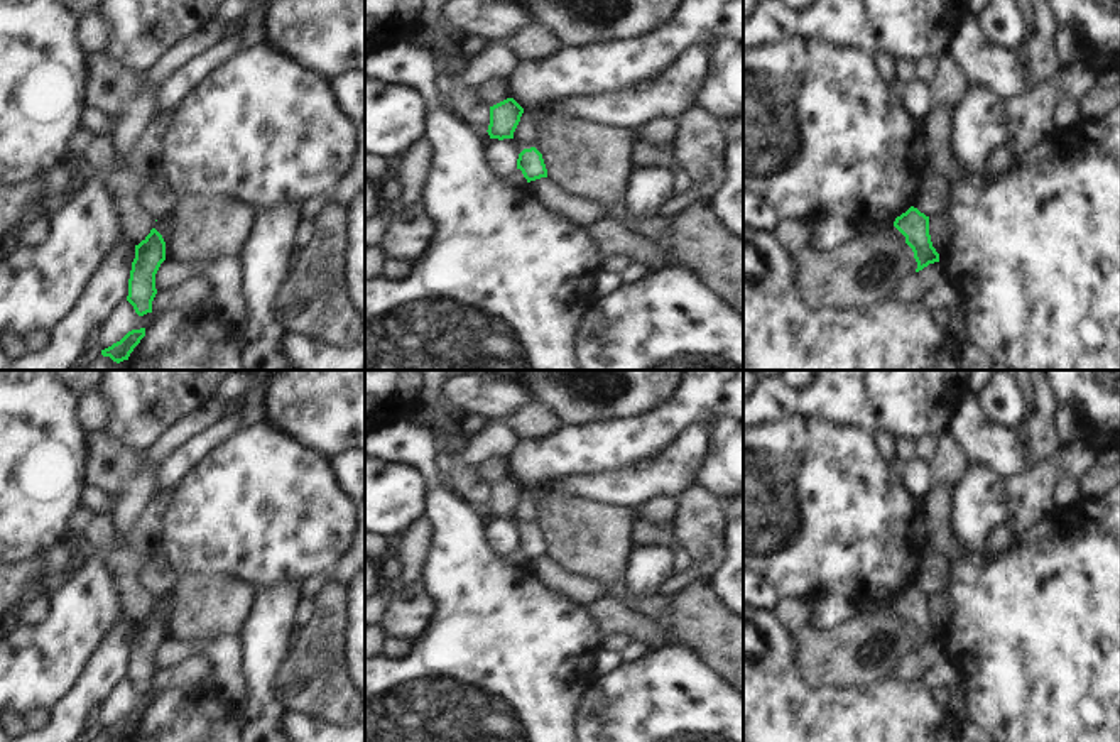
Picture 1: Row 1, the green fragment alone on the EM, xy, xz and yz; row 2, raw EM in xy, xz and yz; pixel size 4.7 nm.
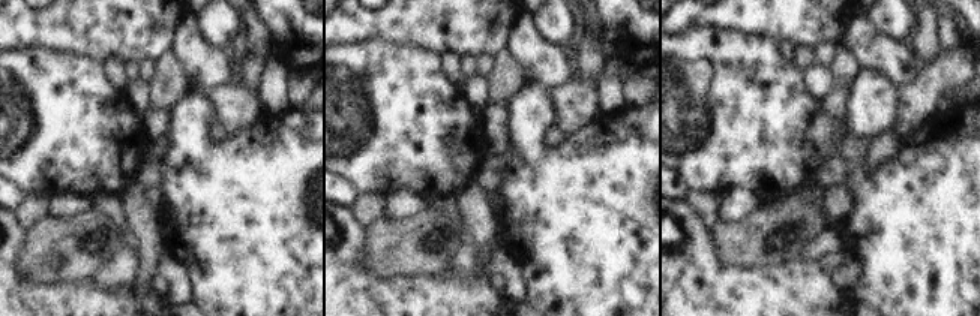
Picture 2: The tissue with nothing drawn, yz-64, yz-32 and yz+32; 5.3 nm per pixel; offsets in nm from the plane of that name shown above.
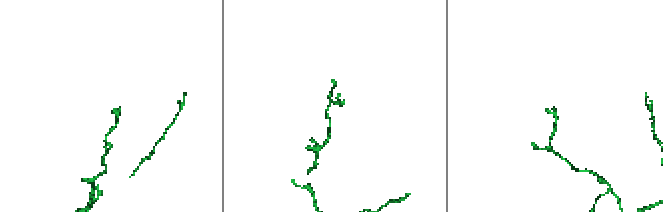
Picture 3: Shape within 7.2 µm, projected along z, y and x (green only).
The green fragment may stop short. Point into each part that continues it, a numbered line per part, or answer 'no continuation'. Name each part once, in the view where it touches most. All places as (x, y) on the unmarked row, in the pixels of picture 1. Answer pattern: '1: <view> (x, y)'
no continuation

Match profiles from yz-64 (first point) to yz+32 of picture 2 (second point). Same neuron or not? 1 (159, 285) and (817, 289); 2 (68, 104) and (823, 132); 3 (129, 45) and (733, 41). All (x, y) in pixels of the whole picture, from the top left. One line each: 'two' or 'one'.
1: two
2: one
3: two

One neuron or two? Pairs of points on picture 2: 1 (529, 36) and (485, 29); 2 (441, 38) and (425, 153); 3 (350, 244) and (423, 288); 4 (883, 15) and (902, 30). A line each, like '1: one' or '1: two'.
1: two
2: two
3: one
4: one

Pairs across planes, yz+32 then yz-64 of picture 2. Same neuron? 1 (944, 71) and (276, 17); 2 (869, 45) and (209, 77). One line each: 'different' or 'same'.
1: different
2: same

